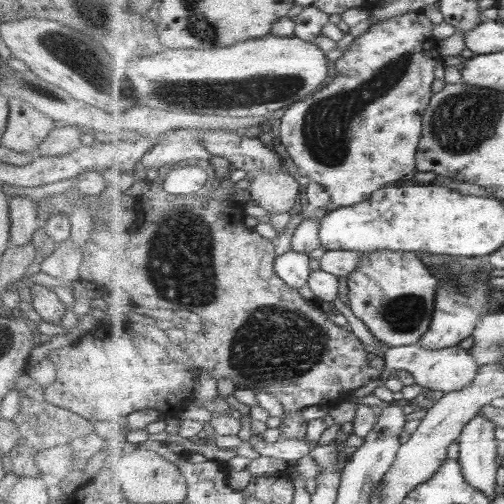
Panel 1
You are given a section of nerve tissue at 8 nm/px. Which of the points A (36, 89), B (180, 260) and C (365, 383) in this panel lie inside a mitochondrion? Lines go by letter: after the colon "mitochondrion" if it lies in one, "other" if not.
A: mitochondrion
B: mitochondrion
C: other

